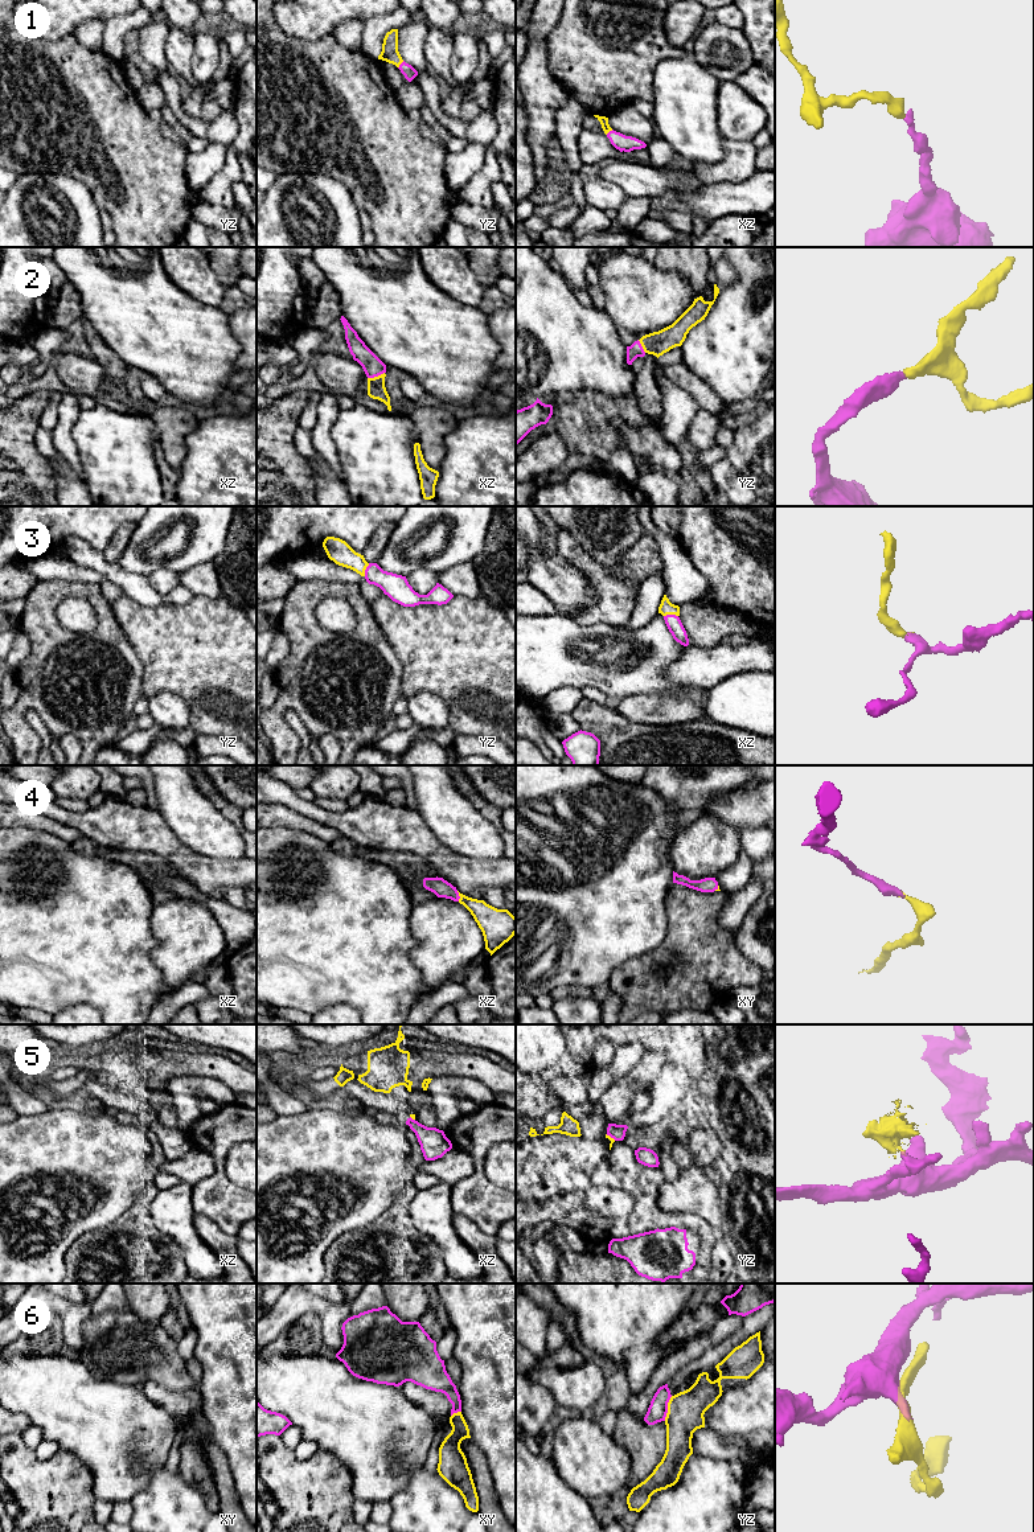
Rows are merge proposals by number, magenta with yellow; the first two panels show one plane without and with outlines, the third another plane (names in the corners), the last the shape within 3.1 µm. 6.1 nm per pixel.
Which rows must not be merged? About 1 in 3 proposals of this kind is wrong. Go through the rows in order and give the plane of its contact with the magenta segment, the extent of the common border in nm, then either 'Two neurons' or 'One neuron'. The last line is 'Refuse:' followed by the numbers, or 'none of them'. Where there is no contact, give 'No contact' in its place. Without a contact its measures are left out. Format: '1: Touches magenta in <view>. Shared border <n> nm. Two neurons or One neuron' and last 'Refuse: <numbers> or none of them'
1: Touches magenta in yz. Shared border 60 nm. One neuron
2: Touches magenta in xz. Shared border 110 nm. One neuron
3: Touches magenta in xz. Shared border 90 nm. One neuron
4: Touches magenta in xz. Shared border 70 nm. One neuron
5: Touches magenta in yz. Shared border 70 nm. Two neurons
6: Touches magenta in yz. Shared border 160 nm. Two neurons
Refuse: 5, 6

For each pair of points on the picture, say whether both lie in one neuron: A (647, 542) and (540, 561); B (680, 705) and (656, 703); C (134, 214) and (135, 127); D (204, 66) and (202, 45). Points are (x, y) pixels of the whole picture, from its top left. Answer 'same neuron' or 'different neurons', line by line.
A: different neurons
B: same neuron
C: same neuron
D: same neuron

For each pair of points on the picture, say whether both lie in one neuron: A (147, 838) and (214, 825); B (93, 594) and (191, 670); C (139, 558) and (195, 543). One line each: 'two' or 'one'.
A: two
B: two
C: one

